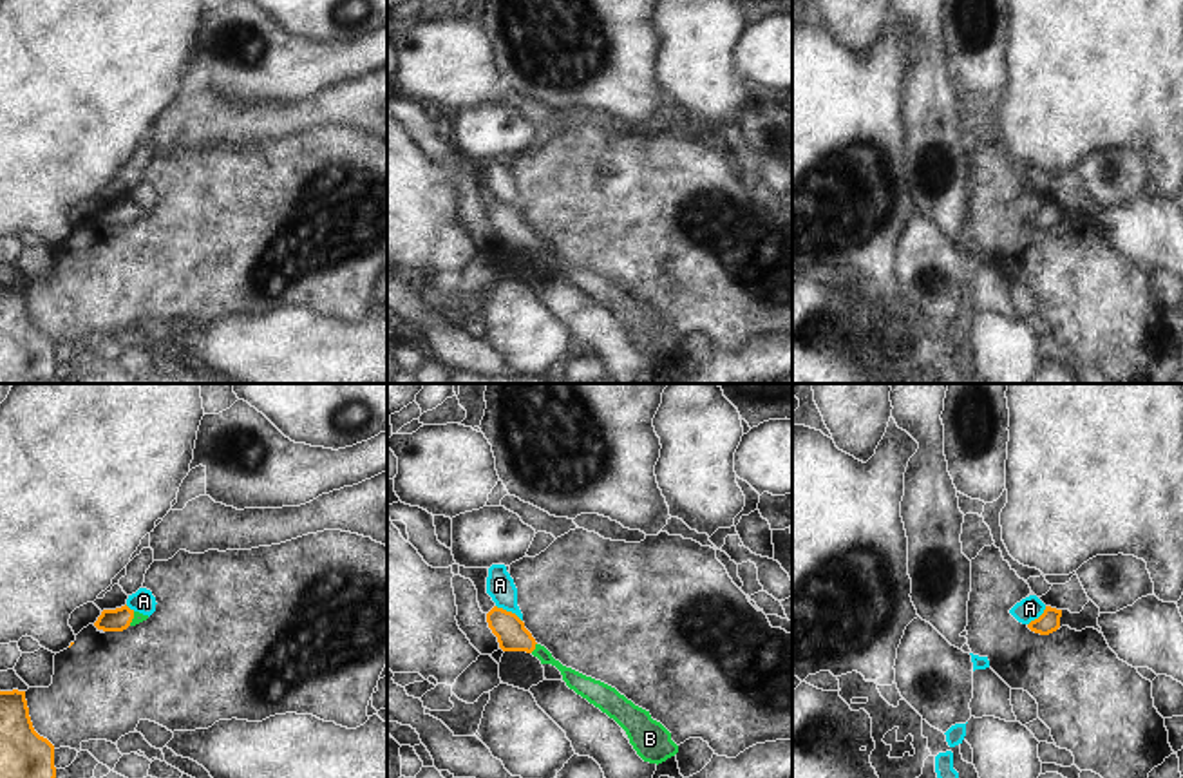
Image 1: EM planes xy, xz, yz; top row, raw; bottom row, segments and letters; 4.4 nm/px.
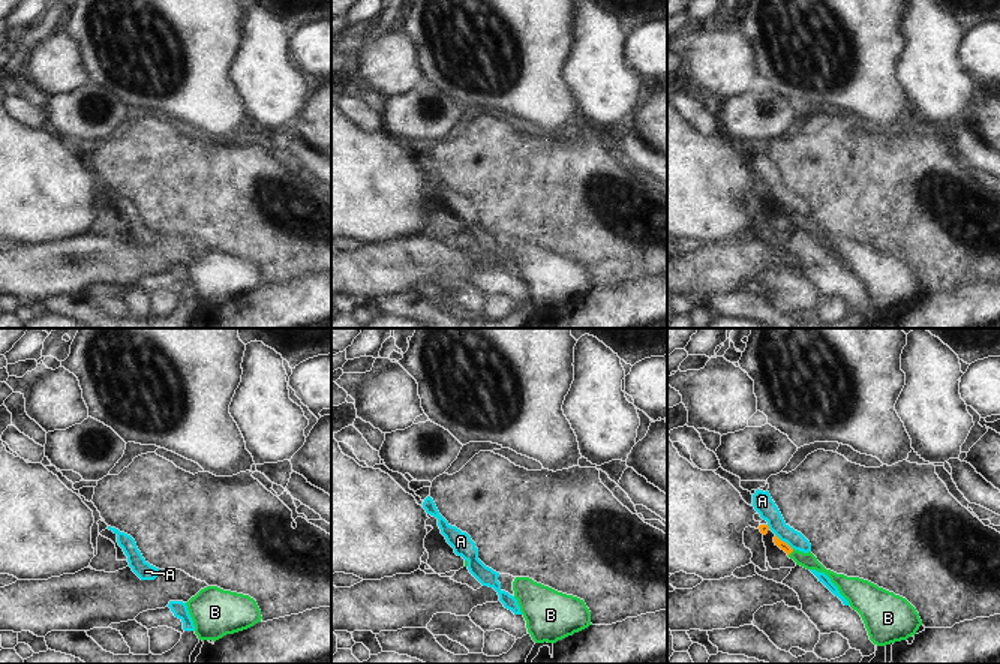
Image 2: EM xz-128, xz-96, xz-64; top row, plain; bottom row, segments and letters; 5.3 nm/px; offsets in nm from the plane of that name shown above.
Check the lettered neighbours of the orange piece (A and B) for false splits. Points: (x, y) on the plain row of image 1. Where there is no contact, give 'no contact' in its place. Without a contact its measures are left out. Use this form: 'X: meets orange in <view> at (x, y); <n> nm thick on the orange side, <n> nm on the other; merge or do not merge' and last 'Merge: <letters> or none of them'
A: meets orange in xz at (509, 207); 140 nm thick on the orange side, 120 nm on the other; do not merge
B: meets orange in xz at (534, 243); 140 nm thick on the orange side, 90 nm on the other; merge
Merge: B

